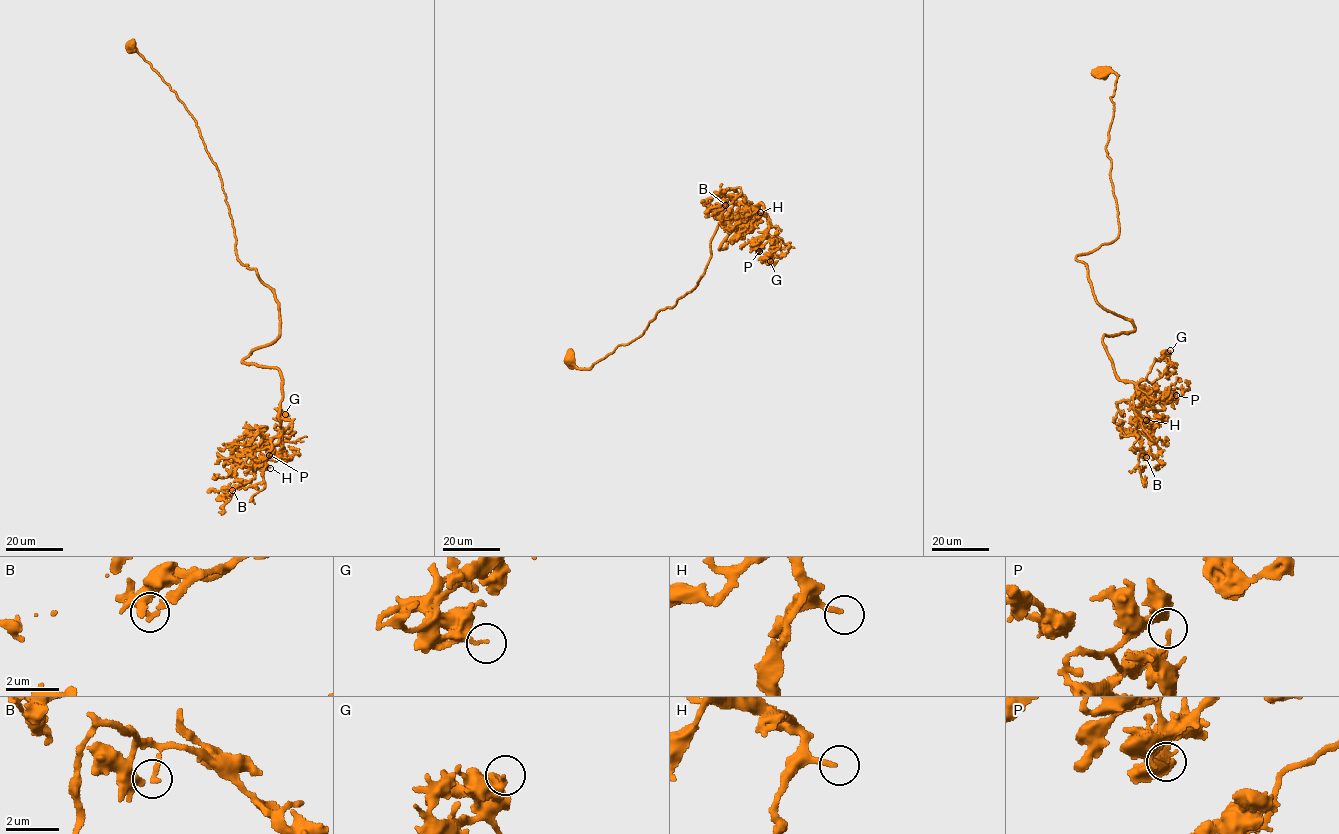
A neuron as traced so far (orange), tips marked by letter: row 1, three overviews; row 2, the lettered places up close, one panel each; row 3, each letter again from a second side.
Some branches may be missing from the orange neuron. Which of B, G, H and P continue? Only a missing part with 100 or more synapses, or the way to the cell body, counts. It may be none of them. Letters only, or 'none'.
H

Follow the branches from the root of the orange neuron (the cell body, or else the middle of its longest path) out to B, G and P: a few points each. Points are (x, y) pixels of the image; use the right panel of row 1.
B: (1102, 72), (1118, 76), (1105, 147), (1119, 232), (1076, 259), (1135, 328), (1103, 344), (1135, 385), (1146, 457)
G: (1102, 72), (1119, 232), (1076, 259), (1135, 328), (1103, 336), (1115, 375), (1139, 383), (1170, 350)
P: (1102, 72), (1118, 76), (1105, 147), (1119, 232), (1076, 259), (1135, 328), (1103, 336), (1115, 375), (1176, 395)

